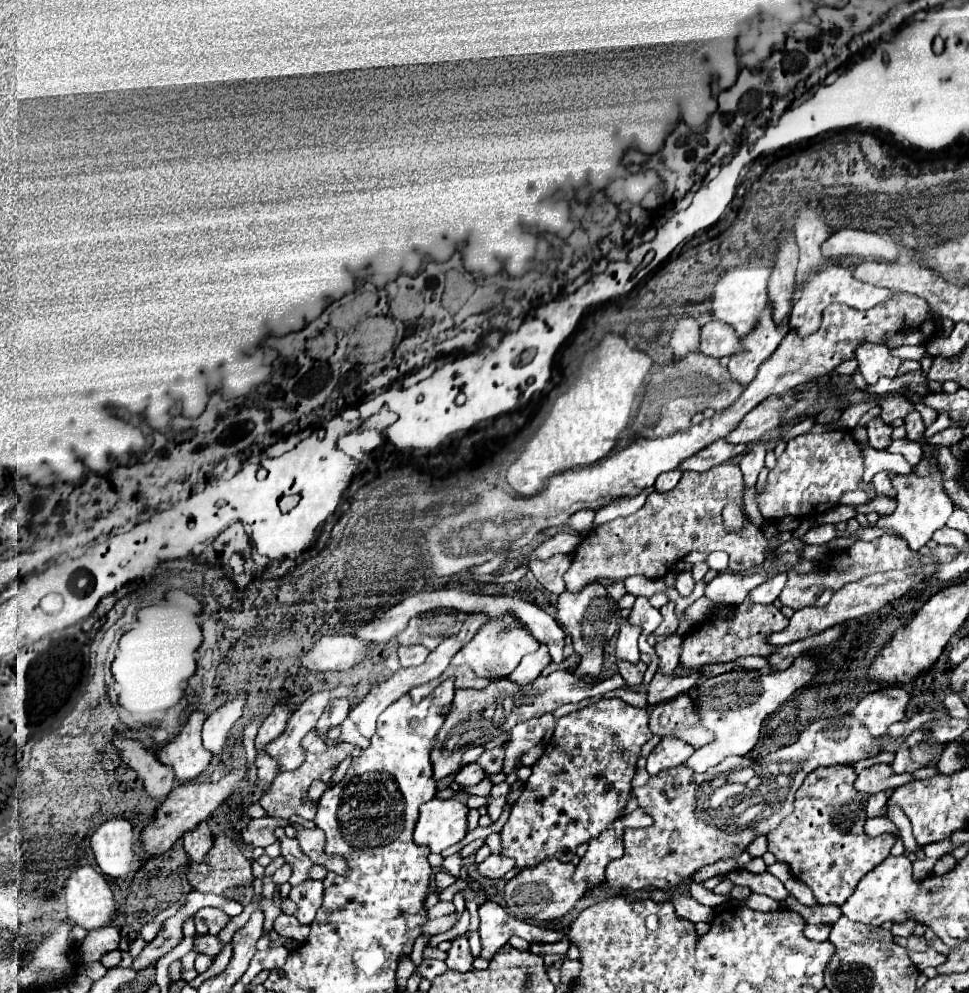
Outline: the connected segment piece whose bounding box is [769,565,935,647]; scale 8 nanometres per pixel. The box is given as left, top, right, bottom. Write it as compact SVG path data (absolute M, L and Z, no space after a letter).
M935 565L907 567L907 569L901 569L901 571L887 571L887 573L867 575L863 579L855 581L855 583L847 583L839 591L833 593L829 605L825 605L825 607L803 607L803 609L795 611L795 615L791 617L791 625L781 633L773 633L769 637L769 643L771 645L775 643L775 647L789 645L789 643L813 637L813 635L817 635L817 633L821 633L821 631L825 631L829 627L841 625L841 623L845 623L849 619L859 619L861 615L875 613L877 609L885 607L887 603L901 599L907 591L911 591L915 585L919 585L923 581L923 575L931 575L931 571L935 571Z

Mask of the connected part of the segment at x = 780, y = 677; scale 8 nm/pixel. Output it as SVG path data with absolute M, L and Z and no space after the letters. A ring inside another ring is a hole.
M805 655L801 659L797 659L787 671L781 673L763 673L763 671L731 671L719 677L709 677L709 679L701 679L701 683L697 683L697 711L701 713L701 725L715 731L715 741L697 749L689 759L687 759L687 767L691 767L697 773L707 771L709 767L719 765L725 757L729 755L747 755L757 739L759 739L759 731L763 721L781 705L785 703L797 689L805 687L819 671L821 665L821 657L813 657L813 655Z

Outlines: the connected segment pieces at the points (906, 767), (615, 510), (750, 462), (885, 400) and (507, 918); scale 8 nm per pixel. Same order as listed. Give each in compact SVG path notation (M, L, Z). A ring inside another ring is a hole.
M905 749L905 753L901 753L899 757L895 757L895 761L893 761L893 771L897 771L897 773L913 773L915 769L919 769L919 765L917 763L913 763L911 759L909 759L909 749Z
M647 487L647 489L643 489L643 491L641 491L639 495L635 495L635 497L615 499L615 501L611 501L609 505L597 509L593 527L599 527L599 525L603 525L603 523L607 523L607 521L613 521L613 519L617 519L617 517L625 517L625 515L631 515L631 513L639 511L651 491L653 491L653 487Z
M755 443L755 445L751 445L751 451L747 451L747 455L741 457L739 467L743 471L745 487L753 487L757 483L757 475L765 467L765 453L767 453L767 445Z
M887 393L885 397L881 397L879 407L881 407L879 415L885 423L891 423L893 419L899 419L899 417L903 419L909 411L913 411L913 403L897 393Z
M487 901L479 907L479 917L481 917L479 935L481 935L481 943L483 943L481 957L485 957L485 959L491 959L497 953L497 949L501 949L503 945L509 943L509 939L513 935L523 937L529 943L531 941L555 943L563 937L563 933L557 929L543 929L537 925L519 921L519 919L511 917L501 905L491 903L491 901Z

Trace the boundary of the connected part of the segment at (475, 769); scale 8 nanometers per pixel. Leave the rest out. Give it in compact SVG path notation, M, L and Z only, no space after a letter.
M469 763L455 775L455 781L463 787L473 787L483 779L485 779L485 771L479 767L479 763Z

